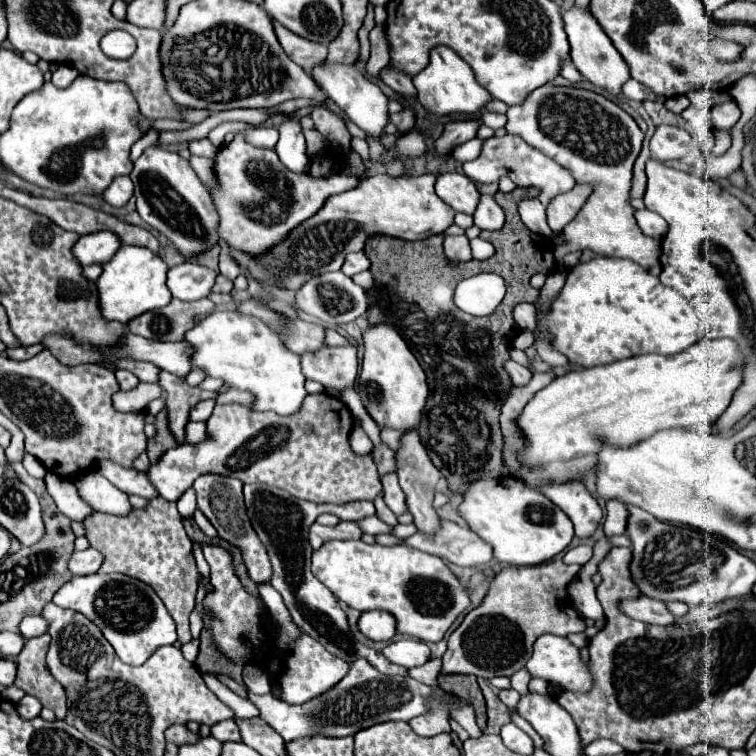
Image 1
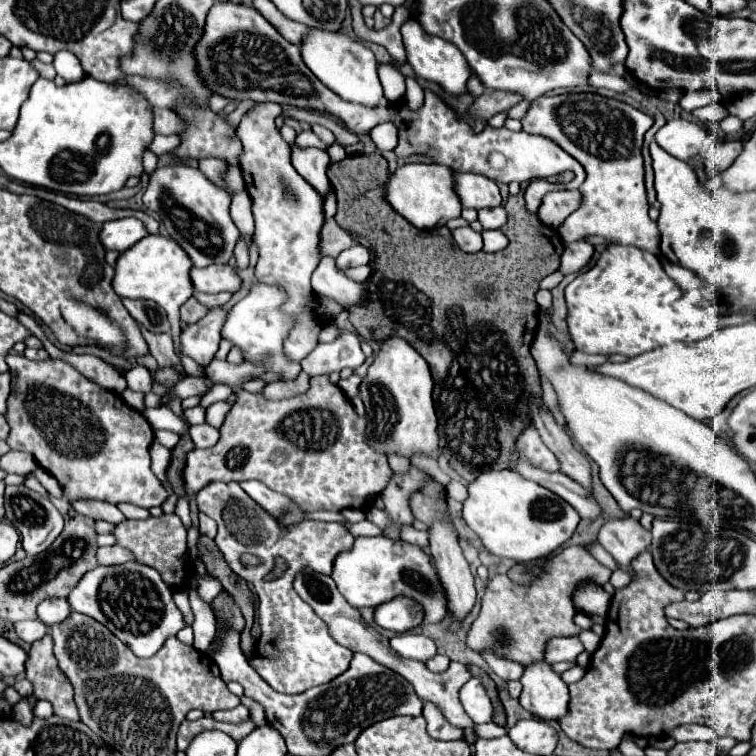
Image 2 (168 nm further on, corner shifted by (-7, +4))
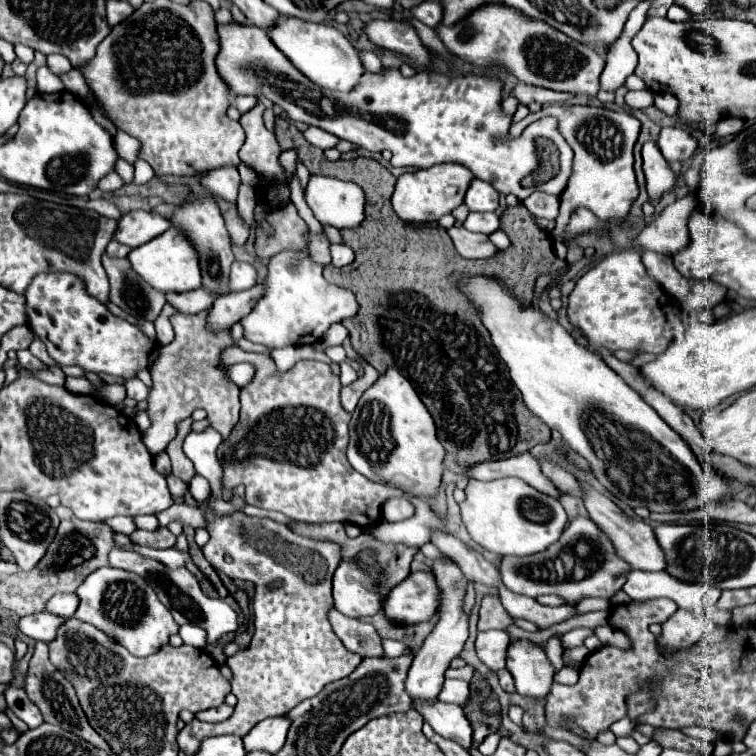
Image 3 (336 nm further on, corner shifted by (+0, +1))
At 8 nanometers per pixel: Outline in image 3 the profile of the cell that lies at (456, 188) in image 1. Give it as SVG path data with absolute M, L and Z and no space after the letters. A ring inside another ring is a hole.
M474 178L466 192L466 206L472 212L494 212L498 208L500 194L484 180Z

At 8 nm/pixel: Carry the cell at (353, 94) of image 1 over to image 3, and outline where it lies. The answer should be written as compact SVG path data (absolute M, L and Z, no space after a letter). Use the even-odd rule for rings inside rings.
M280 16L272 28L268 28L270 40L282 54L300 70L304 76L308 76L314 84L328 88L328 90L338 90L338 92L348 92L354 88L364 74L358 50L350 44L350 40L336 30L334 26L328 26L324 22L314 24L306 22L300 18L292 16Z

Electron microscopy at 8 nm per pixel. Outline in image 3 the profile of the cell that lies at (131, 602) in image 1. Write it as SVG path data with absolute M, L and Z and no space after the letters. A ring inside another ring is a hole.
M104 566L92 572L76 592L80 596L80 606L74 616L82 622L94 624L98 630L118 640L118 644L122 644L134 656L150 656L168 644L172 634L178 634L178 624L158 600L150 584L138 574Z

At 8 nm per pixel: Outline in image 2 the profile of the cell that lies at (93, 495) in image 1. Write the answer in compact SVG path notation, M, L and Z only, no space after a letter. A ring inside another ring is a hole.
M119 503L117 507L121 509L121 513L123 513L127 519L147 519L147 517L149 517L149 511L147 511L147 509L135 507L135 505L131 505L131 503Z

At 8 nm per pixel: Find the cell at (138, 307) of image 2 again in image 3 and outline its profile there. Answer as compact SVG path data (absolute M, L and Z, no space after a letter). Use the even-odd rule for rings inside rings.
M104 252L102 264L110 278L110 300L122 310L154 322L166 304L162 292L146 284L134 272L128 258L114 258Z

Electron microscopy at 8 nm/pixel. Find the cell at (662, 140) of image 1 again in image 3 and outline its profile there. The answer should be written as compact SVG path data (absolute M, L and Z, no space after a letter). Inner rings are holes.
M678 126L662 128L656 144L668 162L674 162L674 160L684 162L684 154L688 160L688 158L692 158L692 154L698 148L698 142L686 130L682 130Z

